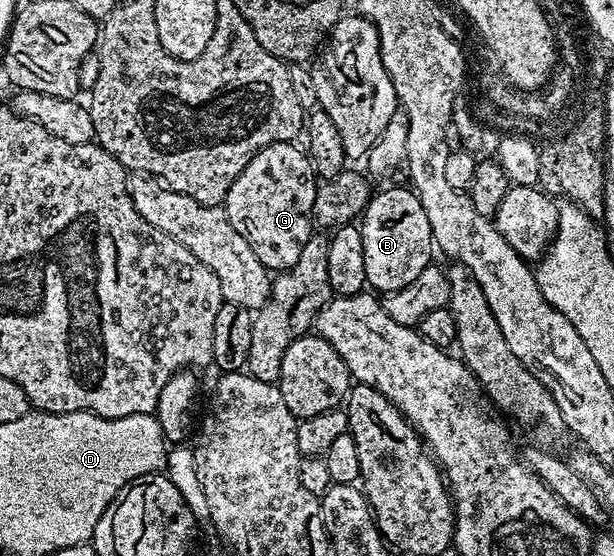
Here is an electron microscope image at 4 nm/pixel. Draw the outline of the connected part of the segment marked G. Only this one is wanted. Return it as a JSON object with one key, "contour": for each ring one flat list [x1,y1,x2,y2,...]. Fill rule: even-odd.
{"contour":[[294,142,274,143,258,151,249,161,249,165,245,165,237,181,233,181,225,200,225,214,229,225,245,244,250,258,257,260,271,273,287,271,293,265,297,265,301,249,305,249,305,245,313,238,311,218,313,183,309,178,309,167,305,162,304,152,300,148,298,151,295,146]]}

